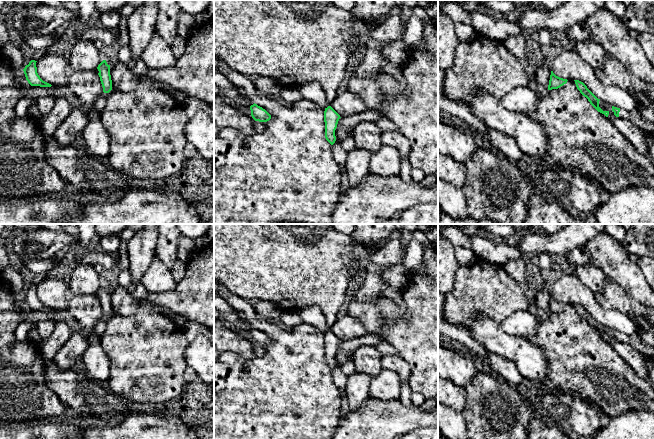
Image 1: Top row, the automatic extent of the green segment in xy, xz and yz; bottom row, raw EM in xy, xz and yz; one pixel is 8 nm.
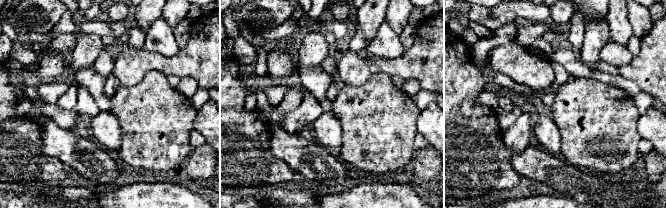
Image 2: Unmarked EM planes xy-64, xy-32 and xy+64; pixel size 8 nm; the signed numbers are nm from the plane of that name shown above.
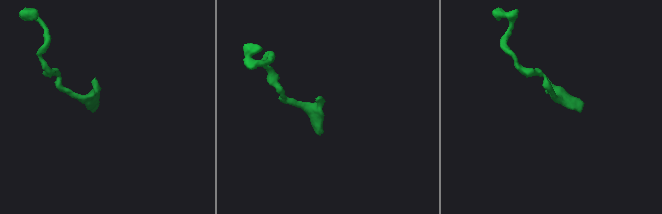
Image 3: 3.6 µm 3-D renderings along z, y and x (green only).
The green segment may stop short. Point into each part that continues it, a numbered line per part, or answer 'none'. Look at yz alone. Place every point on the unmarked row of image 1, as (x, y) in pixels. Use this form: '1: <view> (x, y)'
1: yz (640, 340)

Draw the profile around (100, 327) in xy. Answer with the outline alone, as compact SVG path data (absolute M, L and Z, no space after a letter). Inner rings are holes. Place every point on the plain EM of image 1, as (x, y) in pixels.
M103 317L102 319L100 319L97 322L97 324L96 324L95 328L94 328L94 333L96 335L100 336L105 331L106 324L107 324L107 317Z

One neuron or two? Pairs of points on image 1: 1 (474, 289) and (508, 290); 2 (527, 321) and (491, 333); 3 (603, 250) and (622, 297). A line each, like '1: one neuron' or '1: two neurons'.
1: one neuron
2: two neurons
3: two neurons

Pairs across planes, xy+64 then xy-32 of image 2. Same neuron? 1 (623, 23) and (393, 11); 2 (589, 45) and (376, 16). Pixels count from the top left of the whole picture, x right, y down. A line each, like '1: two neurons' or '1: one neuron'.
1: one neuron
2: one neuron

